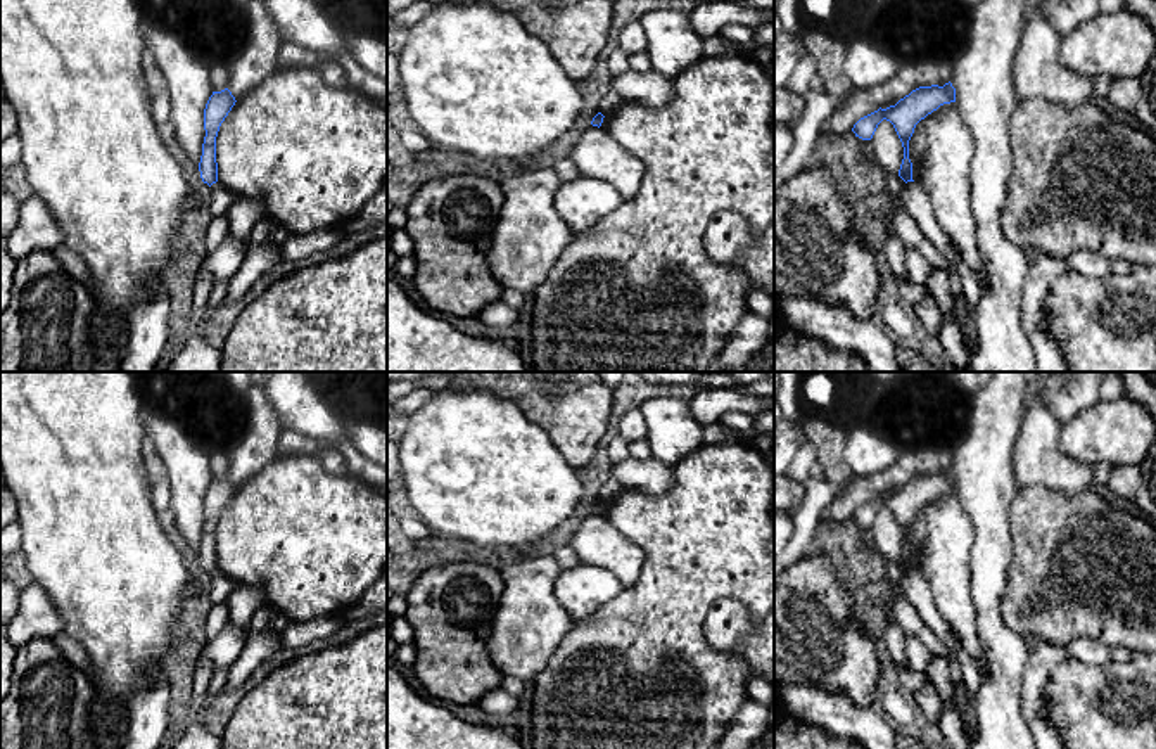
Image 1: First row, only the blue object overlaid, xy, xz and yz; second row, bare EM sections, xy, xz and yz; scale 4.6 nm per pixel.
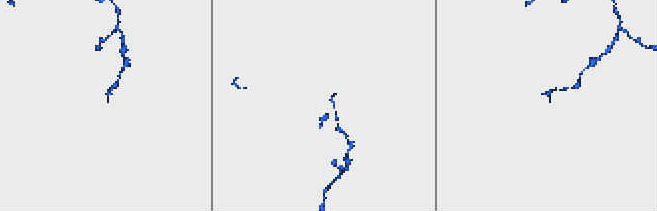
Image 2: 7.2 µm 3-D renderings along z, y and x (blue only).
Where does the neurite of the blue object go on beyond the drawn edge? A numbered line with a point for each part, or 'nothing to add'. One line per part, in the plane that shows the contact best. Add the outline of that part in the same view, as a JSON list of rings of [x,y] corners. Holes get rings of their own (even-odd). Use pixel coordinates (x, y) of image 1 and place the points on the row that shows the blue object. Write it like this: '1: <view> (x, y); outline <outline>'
nothing to add

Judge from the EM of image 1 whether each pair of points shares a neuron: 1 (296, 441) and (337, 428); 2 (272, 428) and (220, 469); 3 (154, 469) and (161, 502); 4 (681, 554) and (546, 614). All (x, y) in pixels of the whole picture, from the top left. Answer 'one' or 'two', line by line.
1: two
2: two
3: one
4: two

